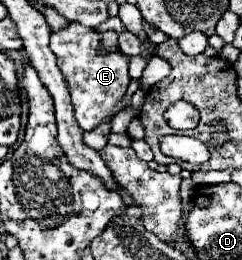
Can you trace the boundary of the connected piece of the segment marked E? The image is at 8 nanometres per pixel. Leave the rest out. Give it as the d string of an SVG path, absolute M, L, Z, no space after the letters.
M70 22L66 28L50 34L50 48L58 58L60 72L66 78L72 104L74 104L74 116L78 120L78 126L82 130L94 130L114 114L114 108L122 102L126 88L130 84L128 76L128 56L120 50L114 52L100 52L100 32L94 28L80 26L76 22Z

